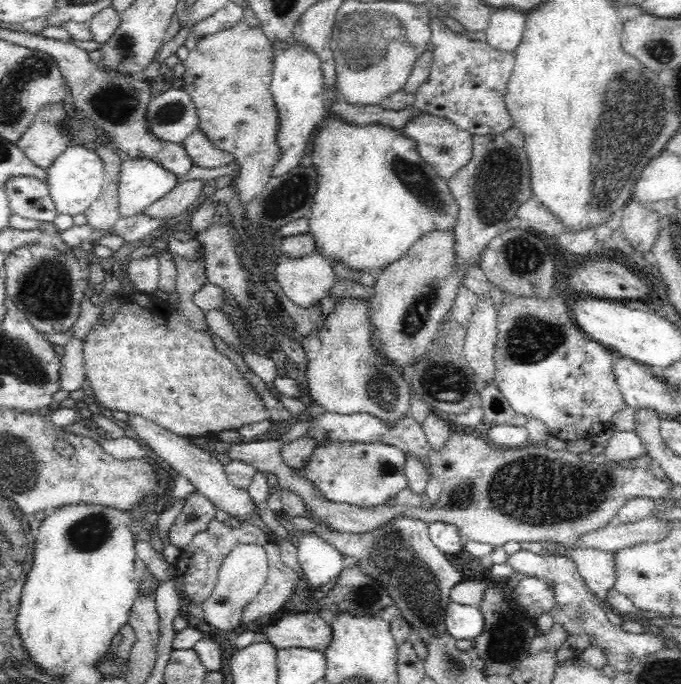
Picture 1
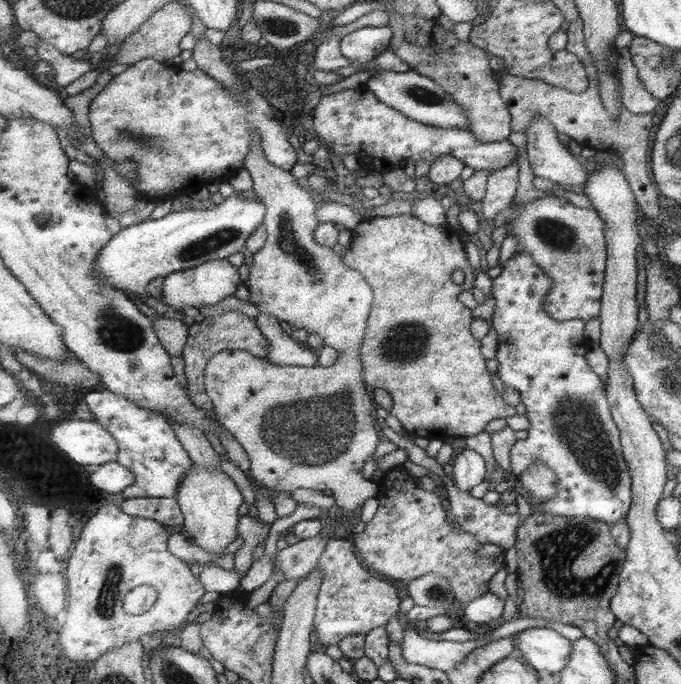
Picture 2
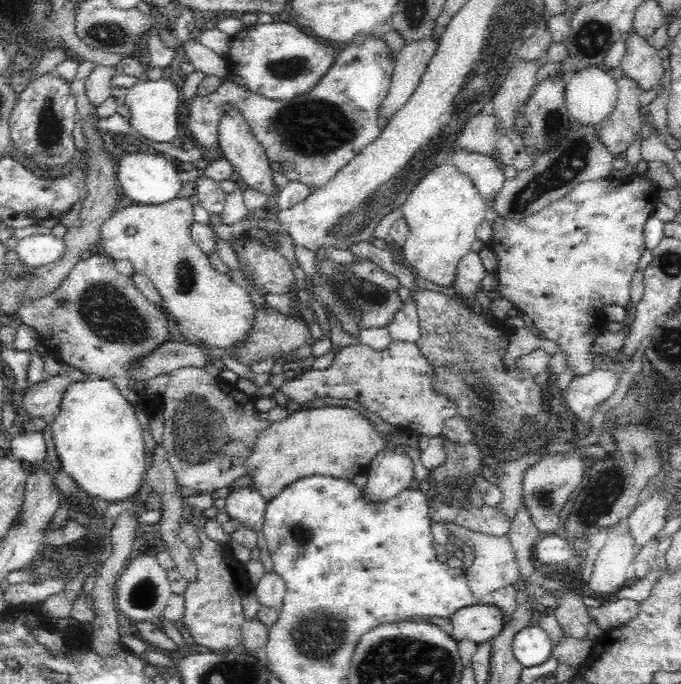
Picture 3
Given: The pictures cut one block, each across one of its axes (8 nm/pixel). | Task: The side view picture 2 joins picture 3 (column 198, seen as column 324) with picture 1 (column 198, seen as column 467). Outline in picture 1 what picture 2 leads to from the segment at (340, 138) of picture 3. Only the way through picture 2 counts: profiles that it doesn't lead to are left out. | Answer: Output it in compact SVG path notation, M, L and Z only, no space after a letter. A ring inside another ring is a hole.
M196 130L192 132L192 136L188 136L188 140L182 142L182 146L188 150L188 158L194 162L196 168L222 168L222 166L230 166L236 164L236 158L222 150L216 148L210 140L210 136L204 130Z

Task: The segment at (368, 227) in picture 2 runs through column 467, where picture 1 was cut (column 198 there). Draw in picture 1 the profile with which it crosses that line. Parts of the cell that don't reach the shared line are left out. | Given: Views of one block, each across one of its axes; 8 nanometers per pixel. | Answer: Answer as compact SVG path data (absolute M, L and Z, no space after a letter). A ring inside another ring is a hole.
M202 250L200 260L186 260L176 256L176 292L178 304L164 302L156 294L132 294L122 300L116 316L110 324L96 324L84 336L82 342L82 358L84 372L92 382L94 396L102 408L112 412L126 412L130 416L140 416L144 420L154 422L160 428L166 428L178 436L212 436L216 438L224 430L238 430L246 424L256 424L270 418L270 412L250 382L240 374L238 366L220 354L214 346L210 324L206 312L202 312L194 304L194 294L208 284L206 276L206 254Z

